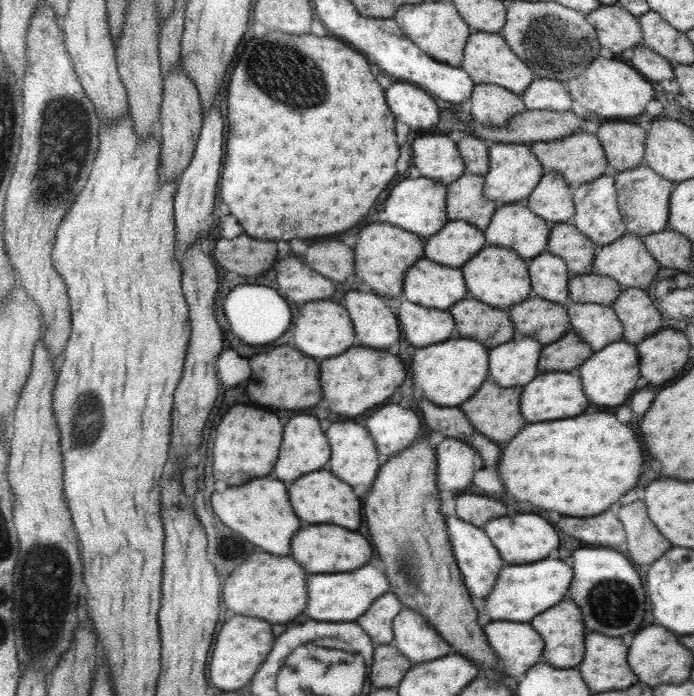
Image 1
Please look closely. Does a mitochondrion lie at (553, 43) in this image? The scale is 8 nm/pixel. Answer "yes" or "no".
yes

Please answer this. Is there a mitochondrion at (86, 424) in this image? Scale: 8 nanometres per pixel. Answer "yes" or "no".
yes

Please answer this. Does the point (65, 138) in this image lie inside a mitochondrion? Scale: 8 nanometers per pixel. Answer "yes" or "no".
yes

